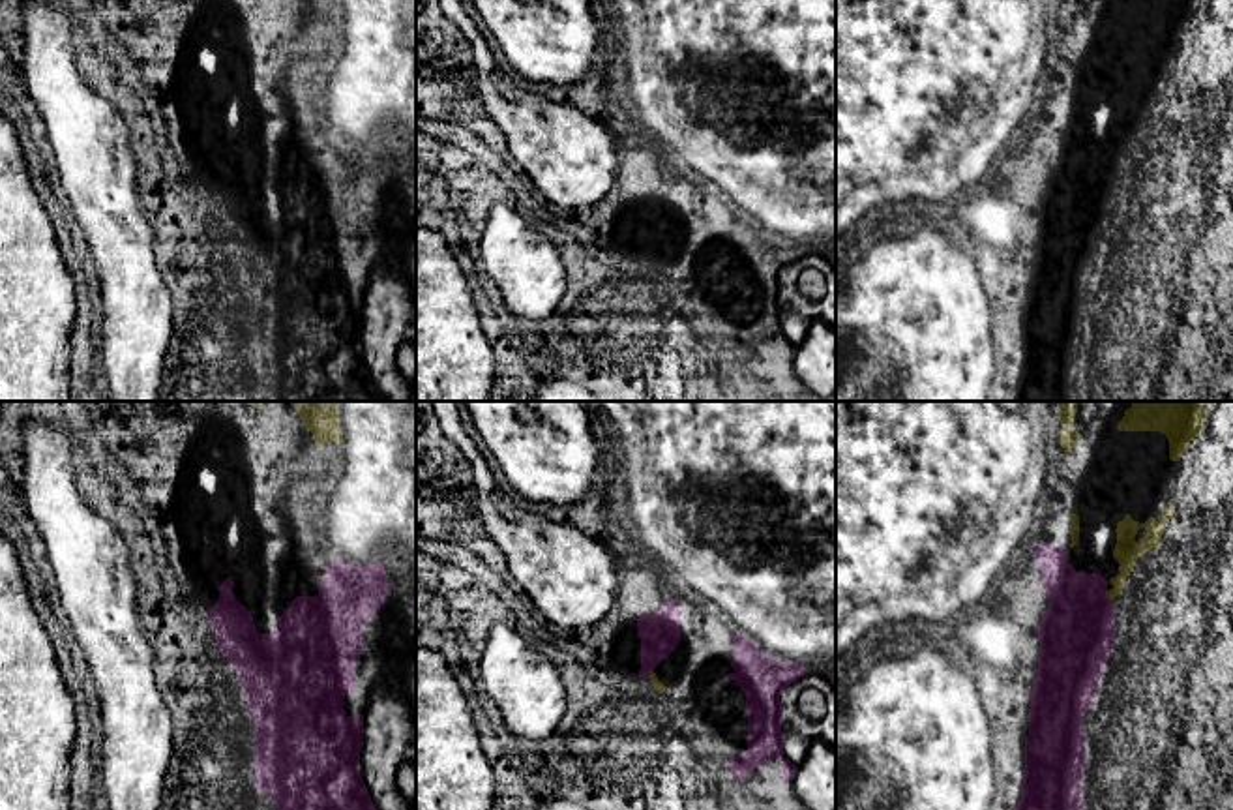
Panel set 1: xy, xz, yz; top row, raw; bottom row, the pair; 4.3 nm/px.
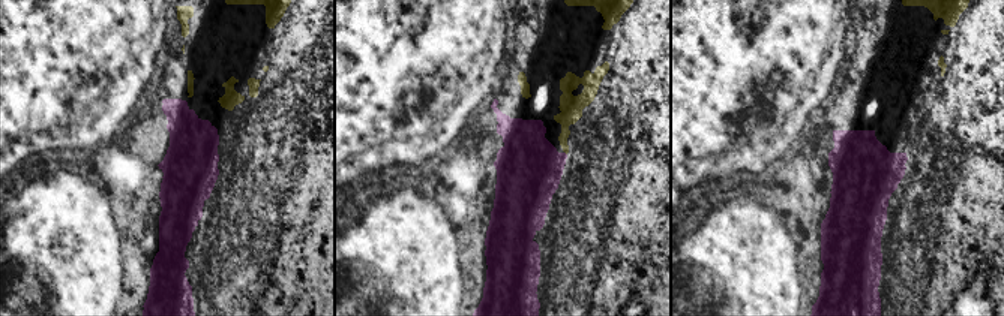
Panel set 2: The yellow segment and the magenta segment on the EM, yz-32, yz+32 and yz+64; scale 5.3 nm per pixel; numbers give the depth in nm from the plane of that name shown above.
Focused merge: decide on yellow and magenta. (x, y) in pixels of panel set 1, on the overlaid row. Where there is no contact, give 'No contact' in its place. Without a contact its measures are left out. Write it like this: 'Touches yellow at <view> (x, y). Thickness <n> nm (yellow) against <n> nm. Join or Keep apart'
Touches yellow at yz (1106, 595). Thickness 110 nm (yellow) against 320 nm. Join

